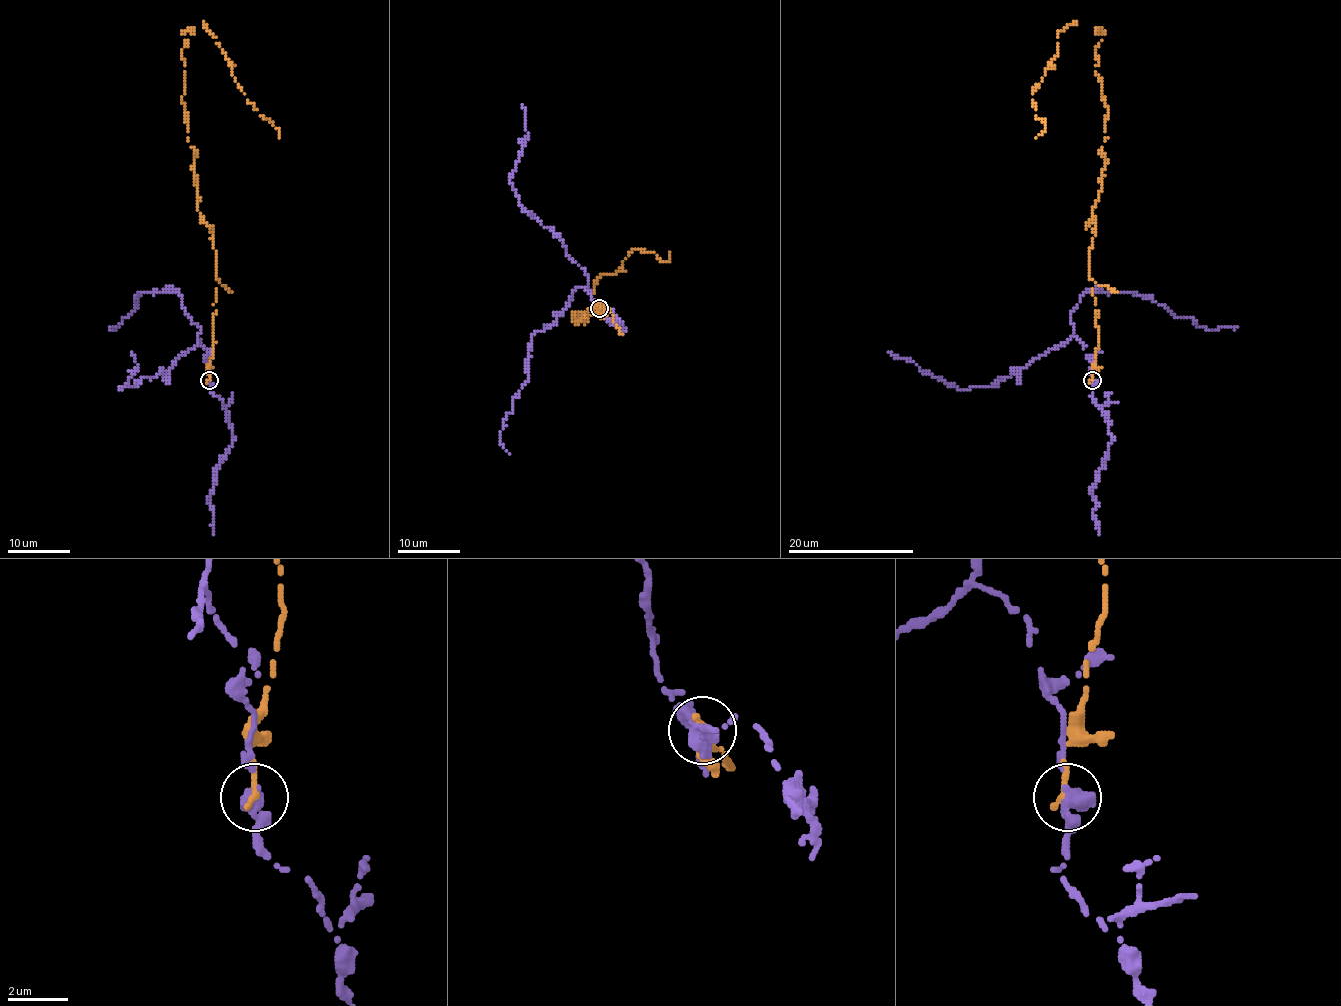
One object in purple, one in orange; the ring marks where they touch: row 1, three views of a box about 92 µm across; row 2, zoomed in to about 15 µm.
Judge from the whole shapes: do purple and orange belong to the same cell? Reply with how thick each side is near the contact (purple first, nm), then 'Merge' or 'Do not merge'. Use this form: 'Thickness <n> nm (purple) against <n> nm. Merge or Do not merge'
Thickness 400 nm (purple) against 240 nm. Do not merge

